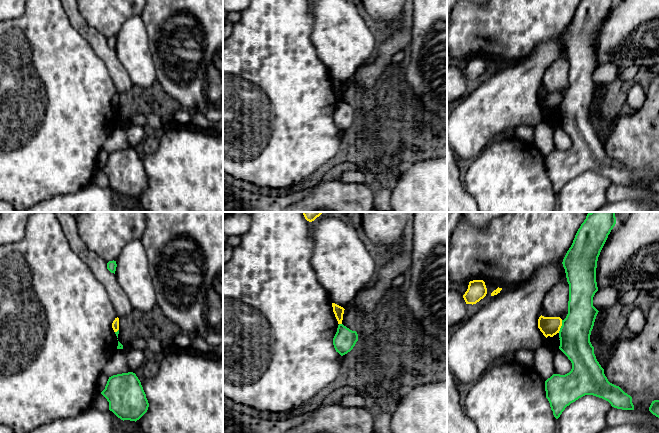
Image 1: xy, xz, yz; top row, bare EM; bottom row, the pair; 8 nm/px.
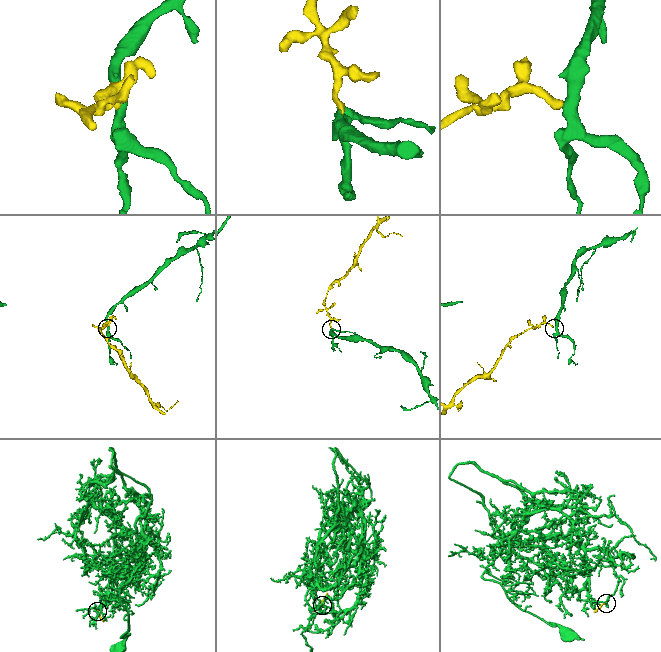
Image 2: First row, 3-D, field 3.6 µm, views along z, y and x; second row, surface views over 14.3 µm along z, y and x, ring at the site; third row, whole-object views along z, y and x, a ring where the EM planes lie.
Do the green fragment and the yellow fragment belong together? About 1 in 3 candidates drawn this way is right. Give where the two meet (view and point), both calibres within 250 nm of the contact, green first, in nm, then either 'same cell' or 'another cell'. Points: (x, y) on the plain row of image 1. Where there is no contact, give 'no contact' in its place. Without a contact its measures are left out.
yz (561, 102) | 240/160 nm | another cell

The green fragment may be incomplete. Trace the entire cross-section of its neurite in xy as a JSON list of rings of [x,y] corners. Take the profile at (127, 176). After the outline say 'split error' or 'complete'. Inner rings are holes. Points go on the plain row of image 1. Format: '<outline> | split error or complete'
[[[133,148],[109,153],[101,170],[109,178],[109,186],[123,197],[136,198],[149,183],[141,158]]] | complete

